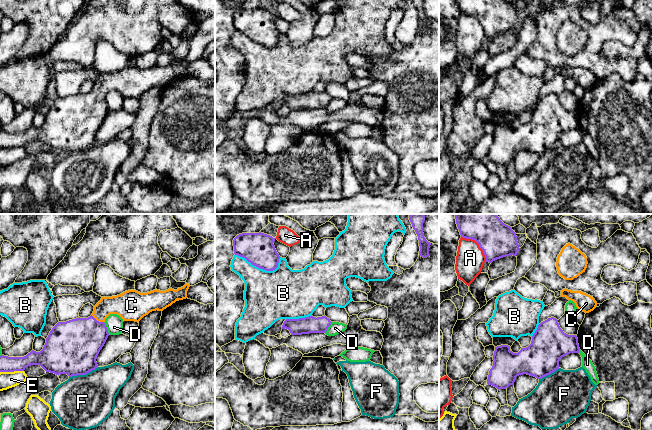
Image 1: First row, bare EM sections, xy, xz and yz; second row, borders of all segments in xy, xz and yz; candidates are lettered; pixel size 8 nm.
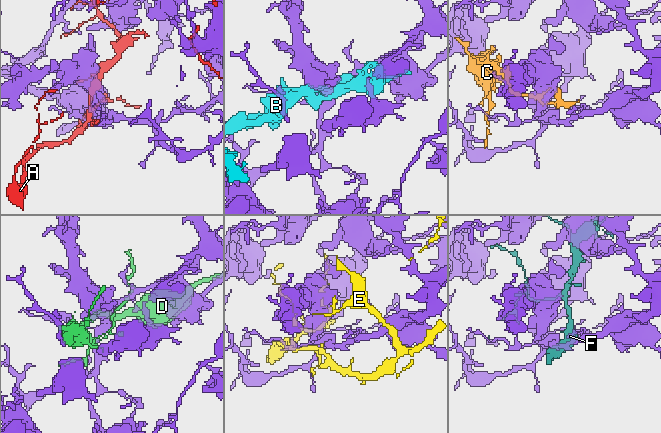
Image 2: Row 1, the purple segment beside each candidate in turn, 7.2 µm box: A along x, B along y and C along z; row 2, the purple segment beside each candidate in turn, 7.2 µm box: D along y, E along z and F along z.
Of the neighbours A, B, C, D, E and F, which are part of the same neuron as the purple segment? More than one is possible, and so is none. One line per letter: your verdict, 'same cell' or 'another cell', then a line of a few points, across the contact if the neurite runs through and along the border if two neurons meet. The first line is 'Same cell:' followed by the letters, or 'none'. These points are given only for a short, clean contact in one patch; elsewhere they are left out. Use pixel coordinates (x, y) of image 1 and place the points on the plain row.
Same cell: C
A: another cell
B: another cell
C: same cell | xy (76, 119), (94, 101), (96, 96), (111, 81), (123, 81)
D: another cell
E: another cell
F: another cell

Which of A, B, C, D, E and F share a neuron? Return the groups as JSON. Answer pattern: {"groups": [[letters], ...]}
{"groups": [["A"], ["B"], ["C"], ["D"], ["E"], ["F"]]}

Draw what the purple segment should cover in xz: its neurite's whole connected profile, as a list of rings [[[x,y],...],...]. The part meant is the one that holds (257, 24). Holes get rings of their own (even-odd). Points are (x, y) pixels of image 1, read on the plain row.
[[[261,8],[239,10],[233,16],[234,30],[260,45],[273,47],[280,35],[273,20],[275,15]]]

